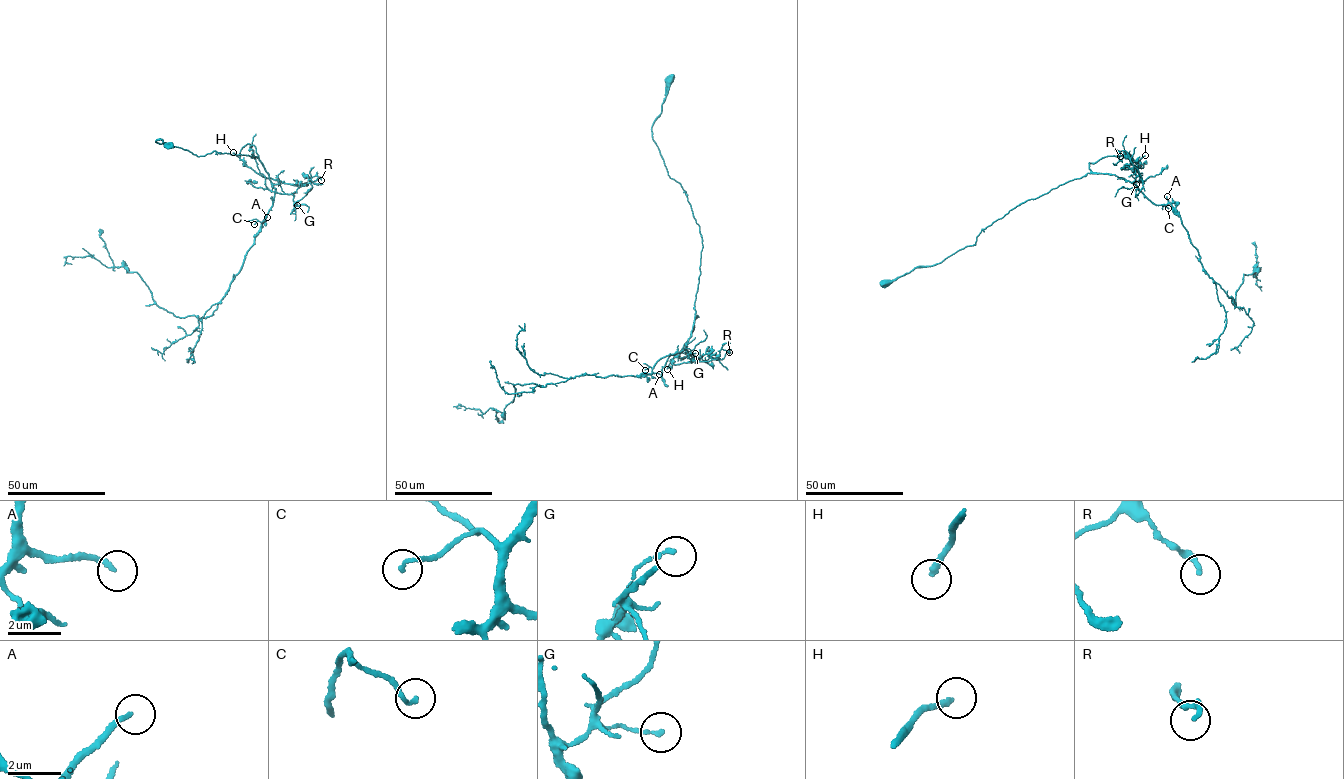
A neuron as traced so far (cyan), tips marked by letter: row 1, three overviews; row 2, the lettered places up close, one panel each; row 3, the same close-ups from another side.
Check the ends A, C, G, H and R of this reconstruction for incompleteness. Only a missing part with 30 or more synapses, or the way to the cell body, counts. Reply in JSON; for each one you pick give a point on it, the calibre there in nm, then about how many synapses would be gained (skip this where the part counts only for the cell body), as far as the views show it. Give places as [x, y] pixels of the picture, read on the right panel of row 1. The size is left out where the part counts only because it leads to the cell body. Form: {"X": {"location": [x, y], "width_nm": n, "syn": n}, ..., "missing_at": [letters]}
{"A": {"location": [1167, 196], "width_nm": 180, "syn": 30}, "H": {"location": [1145, 155], "width_nm": 200, "syn": 40}, "missing_at": ["A", "H"]}

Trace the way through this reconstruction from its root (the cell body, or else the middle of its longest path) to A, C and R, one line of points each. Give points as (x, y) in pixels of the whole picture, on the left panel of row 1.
A: (168, 145), (196, 156), (215, 151), (256, 156), (276, 190), (262, 222), (267, 217)
C: (168, 145), (162, 140), (155, 141), (196, 156), (215, 151), (258, 157), (276, 191), (265, 219), (254, 224)
R: (168, 145), (196, 156), (256, 156), (275, 191), (294, 202), (311, 189), (306, 176), (321, 180)

